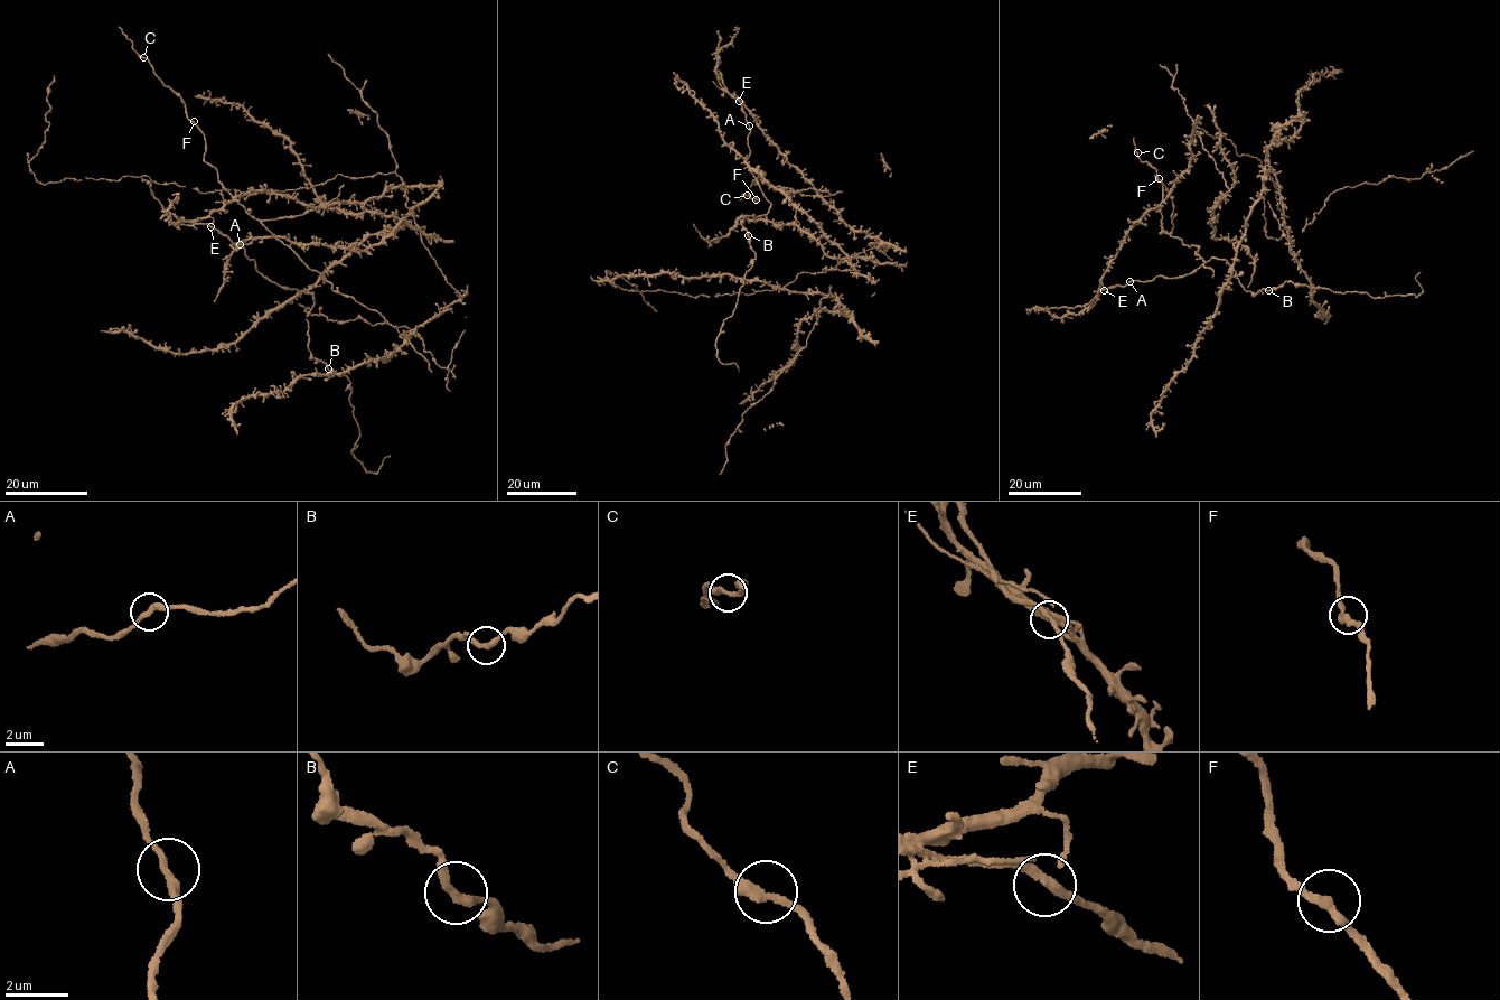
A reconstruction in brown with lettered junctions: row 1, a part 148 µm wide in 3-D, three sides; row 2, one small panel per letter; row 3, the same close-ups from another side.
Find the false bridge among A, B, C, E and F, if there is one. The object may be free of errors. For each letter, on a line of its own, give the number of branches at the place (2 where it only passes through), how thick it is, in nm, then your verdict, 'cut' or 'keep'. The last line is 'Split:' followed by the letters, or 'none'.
A: branches 2; calibre 280 nm; keep
B: branches 2; calibre 280 nm; keep
C: branches 2; calibre 300 nm; keep
E: branches 2; calibre 260 nm; keep
F: branches 2; calibre 280 nm; keep
Split: none

